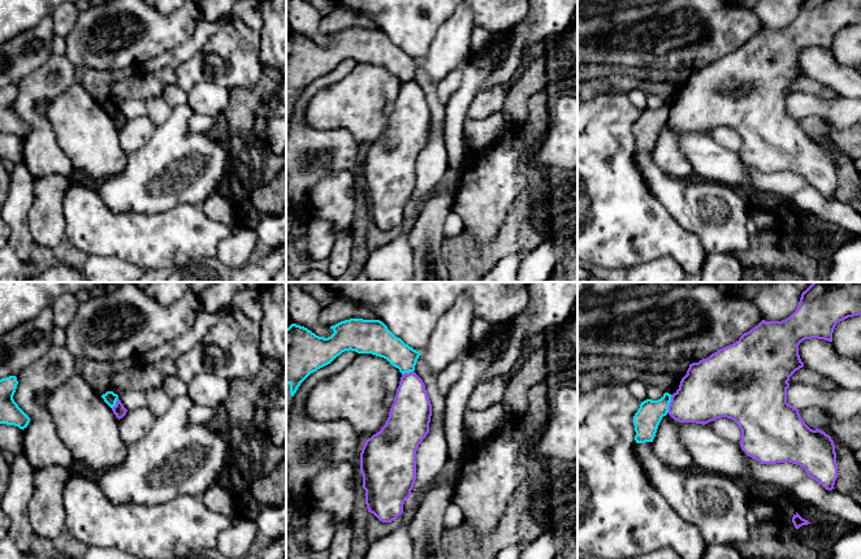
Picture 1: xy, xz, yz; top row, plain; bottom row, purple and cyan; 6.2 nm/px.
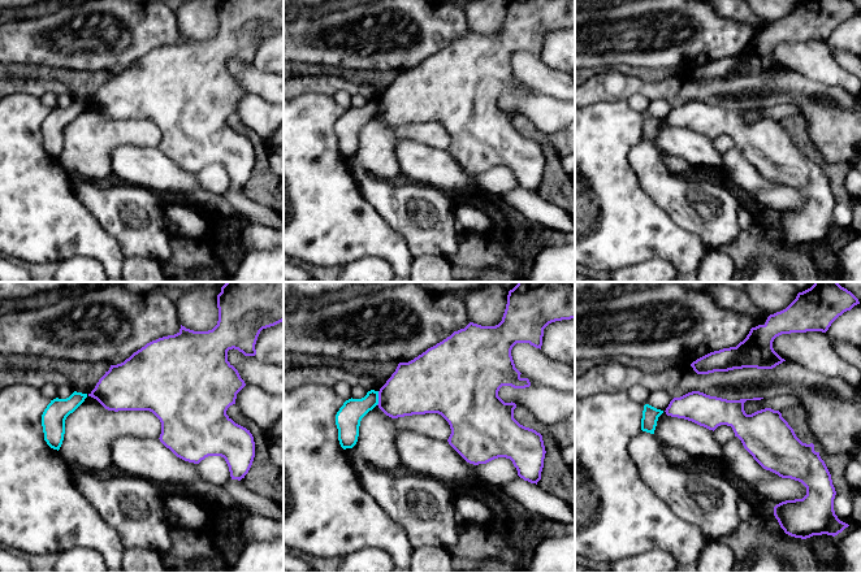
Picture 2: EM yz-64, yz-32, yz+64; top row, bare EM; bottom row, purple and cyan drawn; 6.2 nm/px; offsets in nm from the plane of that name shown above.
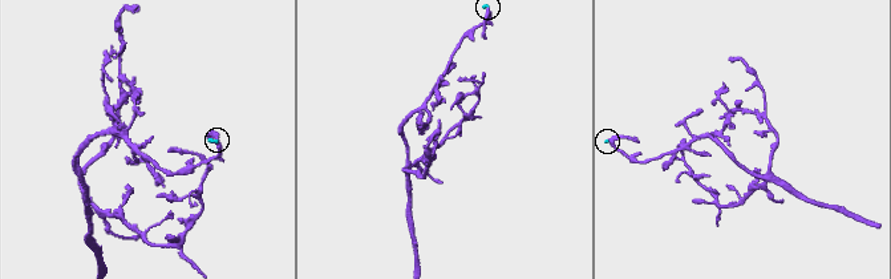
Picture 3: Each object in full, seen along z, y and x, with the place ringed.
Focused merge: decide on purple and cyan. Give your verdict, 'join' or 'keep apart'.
keep apart

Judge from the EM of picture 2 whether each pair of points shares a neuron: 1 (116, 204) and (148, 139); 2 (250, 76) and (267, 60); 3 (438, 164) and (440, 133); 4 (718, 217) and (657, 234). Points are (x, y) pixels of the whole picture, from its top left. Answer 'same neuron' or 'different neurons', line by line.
1: different neurons
2: different neurons
3: different neurons
4: different neurons

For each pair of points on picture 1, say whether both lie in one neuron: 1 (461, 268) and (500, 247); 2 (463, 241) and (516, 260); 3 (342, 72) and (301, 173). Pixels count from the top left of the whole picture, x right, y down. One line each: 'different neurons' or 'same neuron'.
1: same neuron
2: different neurons
3: same neuron

